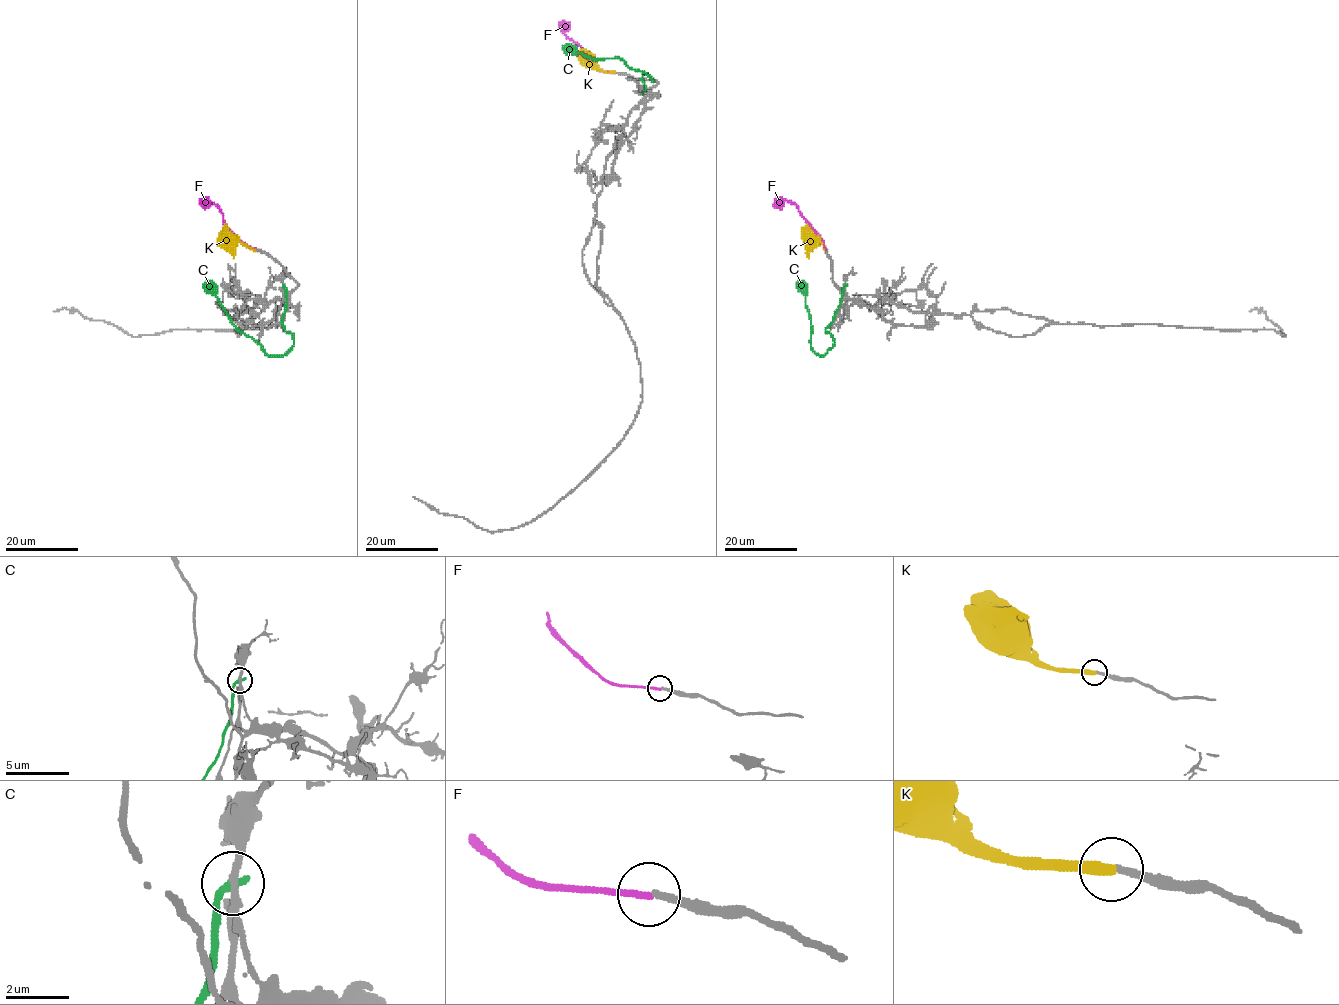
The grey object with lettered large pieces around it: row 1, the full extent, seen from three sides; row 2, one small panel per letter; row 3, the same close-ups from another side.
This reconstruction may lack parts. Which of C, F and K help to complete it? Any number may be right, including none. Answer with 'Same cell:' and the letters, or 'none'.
Same cell: F

